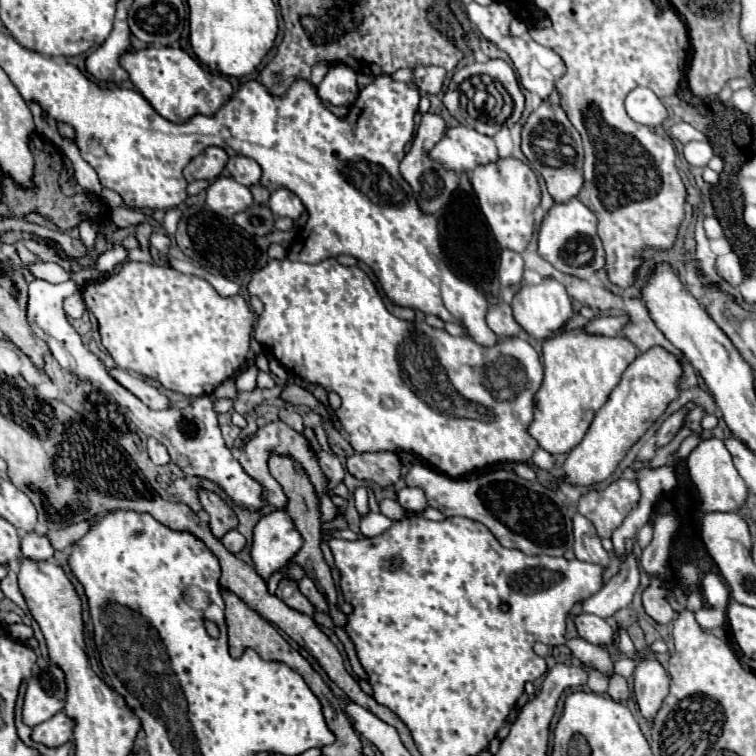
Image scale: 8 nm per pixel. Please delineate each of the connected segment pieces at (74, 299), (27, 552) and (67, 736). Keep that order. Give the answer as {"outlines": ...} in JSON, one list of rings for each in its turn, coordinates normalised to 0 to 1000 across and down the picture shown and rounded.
{"outlines":[[[[101,388],[101,390],[90,393],[90,396],[85,398],[85,411],[87,411],[87,417],[93,417],[93,419],[103,422],[103,419],[114,411],[111,398],[108,398],[108,390],[106,390],[106,388]]],[[[45,700],[29,710],[29,734],[45,742],[69,739],[71,724],[61,708],[61,700]]],[[[74,943],[69,951],[45,962],[42,978],[63,988],[77,988],[95,978],[95,967],[98,967],[98,954],[87,943]]]]}

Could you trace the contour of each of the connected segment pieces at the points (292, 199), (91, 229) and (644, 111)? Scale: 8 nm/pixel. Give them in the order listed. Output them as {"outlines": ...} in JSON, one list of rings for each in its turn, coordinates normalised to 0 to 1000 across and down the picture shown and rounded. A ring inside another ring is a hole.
{"outlines":[[[[368,247],[357,255],[357,266],[354,266],[357,276],[370,284],[370,287],[384,287],[384,290],[394,290],[397,282],[402,279],[402,271],[399,266],[394,263],[392,255],[376,250],[376,247]]],[[[111,292],[103,303],[106,303],[106,319],[108,319],[108,324],[116,332],[122,332],[124,329],[124,319],[127,319],[127,308],[130,308],[130,298],[122,295],[122,292]]],[[[841,115],[828,128],[828,147],[831,152],[849,165],[873,168],[884,155],[884,147],[873,128],[857,115]]]]}

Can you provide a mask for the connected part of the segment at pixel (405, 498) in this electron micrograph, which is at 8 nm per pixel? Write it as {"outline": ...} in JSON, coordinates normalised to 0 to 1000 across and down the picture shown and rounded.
{"outline":[[[534,644],[526,649],[526,663],[534,673],[540,673],[540,679],[556,679],[566,665],[563,665],[563,655],[556,644]]]}

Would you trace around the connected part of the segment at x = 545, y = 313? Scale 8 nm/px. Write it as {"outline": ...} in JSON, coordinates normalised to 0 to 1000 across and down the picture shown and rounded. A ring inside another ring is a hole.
{"outline":[[[722,366],[712,377],[690,377],[688,385],[680,390],[677,409],[680,409],[683,425],[690,430],[690,435],[696,440],[706,443],[709,448],[730,446],[757,419],[757,401],[751,396],[746,377],[738,374],[735,369],[728,369],[728,366]]]}

